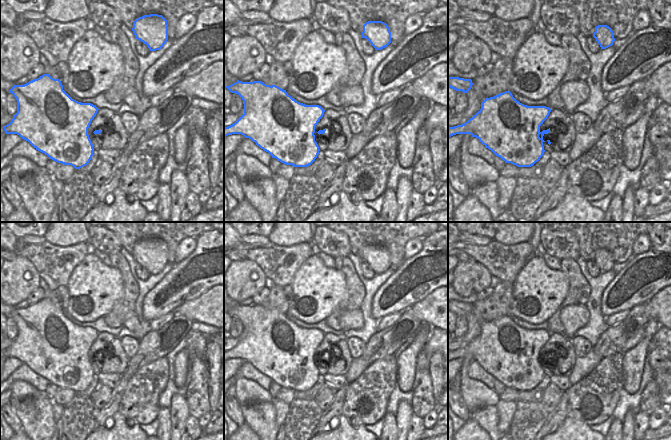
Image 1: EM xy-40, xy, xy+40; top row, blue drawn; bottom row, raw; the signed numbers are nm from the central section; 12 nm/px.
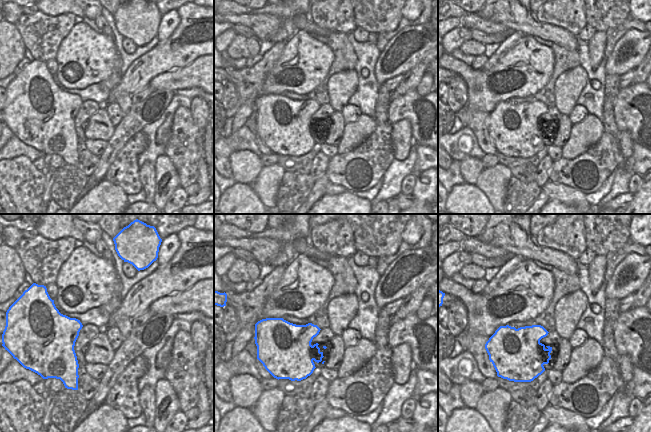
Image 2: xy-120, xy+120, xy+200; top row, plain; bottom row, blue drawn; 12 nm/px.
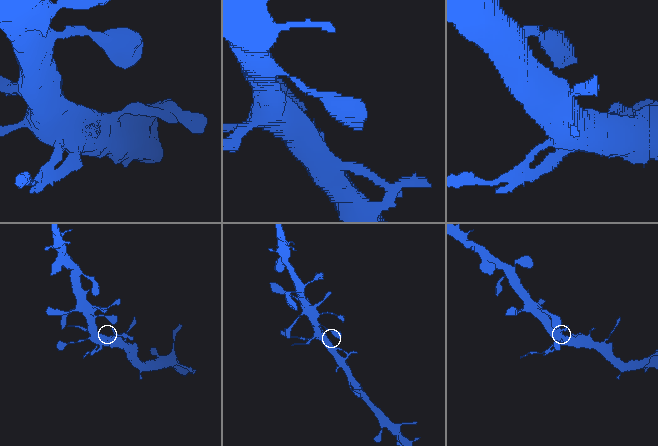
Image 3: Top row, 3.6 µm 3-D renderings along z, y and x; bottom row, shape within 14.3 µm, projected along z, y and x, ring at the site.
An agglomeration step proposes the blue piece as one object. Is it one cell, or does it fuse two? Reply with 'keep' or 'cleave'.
cleave

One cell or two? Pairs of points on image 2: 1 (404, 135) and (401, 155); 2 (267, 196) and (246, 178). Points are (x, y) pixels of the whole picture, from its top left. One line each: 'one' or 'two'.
1: one
2: two

